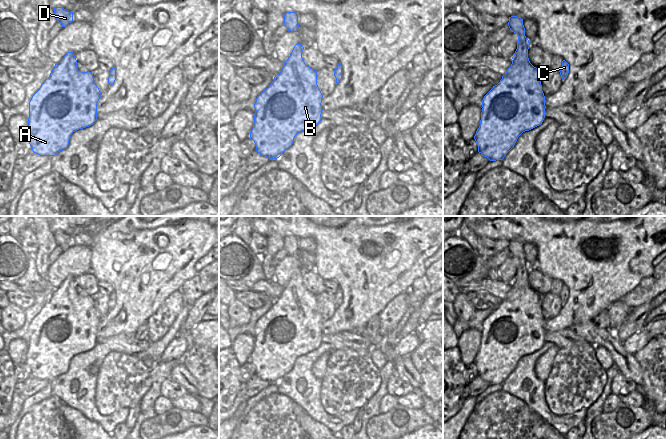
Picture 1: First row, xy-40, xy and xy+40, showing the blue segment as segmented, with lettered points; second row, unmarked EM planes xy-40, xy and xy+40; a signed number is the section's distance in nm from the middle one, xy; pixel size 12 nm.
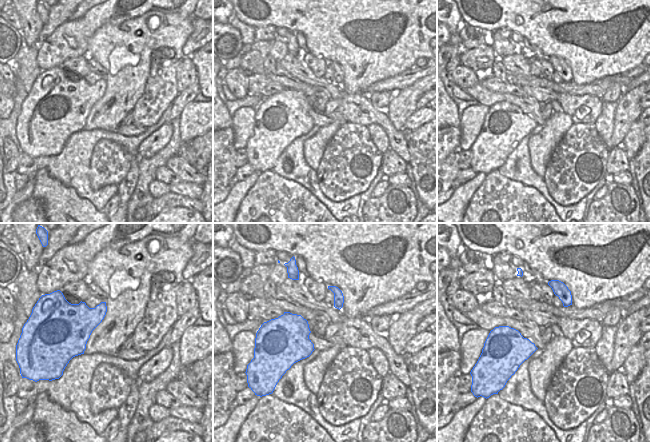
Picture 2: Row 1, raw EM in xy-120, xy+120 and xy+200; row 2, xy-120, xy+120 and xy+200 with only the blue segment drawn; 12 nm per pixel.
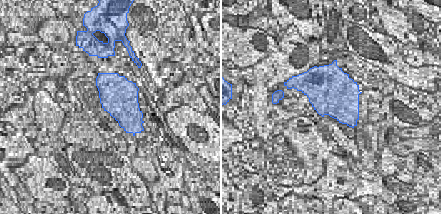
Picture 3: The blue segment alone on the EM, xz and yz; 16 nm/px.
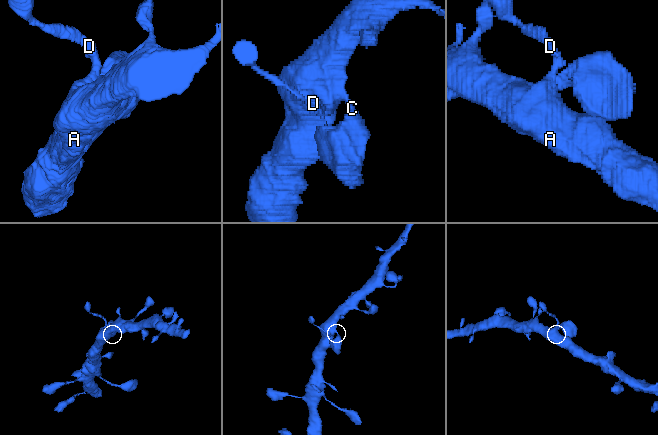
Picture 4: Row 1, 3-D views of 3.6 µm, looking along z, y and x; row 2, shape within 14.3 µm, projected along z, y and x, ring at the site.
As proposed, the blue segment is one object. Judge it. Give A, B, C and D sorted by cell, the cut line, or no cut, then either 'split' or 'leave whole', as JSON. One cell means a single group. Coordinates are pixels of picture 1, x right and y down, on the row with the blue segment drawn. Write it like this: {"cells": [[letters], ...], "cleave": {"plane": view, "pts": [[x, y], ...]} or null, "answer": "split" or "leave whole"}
{"cells": [["A", "B", "C", "D"]], "cleave": null, "answer": "leave whole"}

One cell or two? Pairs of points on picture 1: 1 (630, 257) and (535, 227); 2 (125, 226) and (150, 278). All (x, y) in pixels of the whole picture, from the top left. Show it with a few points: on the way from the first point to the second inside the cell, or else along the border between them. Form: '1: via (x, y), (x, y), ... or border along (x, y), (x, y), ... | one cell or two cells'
1: via (606, 263), (594, 263), (559, 245) | one cell
2: border along (151, 228), (130, 232), (108, 232), (105, 229) | two cells

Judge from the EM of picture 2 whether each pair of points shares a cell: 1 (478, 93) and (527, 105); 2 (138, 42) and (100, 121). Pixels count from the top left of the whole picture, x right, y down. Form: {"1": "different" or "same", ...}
{"1": "same", "2": "same"}

